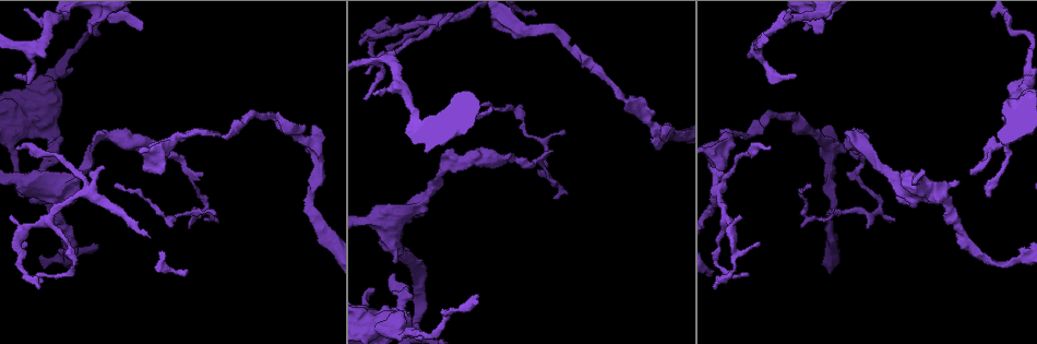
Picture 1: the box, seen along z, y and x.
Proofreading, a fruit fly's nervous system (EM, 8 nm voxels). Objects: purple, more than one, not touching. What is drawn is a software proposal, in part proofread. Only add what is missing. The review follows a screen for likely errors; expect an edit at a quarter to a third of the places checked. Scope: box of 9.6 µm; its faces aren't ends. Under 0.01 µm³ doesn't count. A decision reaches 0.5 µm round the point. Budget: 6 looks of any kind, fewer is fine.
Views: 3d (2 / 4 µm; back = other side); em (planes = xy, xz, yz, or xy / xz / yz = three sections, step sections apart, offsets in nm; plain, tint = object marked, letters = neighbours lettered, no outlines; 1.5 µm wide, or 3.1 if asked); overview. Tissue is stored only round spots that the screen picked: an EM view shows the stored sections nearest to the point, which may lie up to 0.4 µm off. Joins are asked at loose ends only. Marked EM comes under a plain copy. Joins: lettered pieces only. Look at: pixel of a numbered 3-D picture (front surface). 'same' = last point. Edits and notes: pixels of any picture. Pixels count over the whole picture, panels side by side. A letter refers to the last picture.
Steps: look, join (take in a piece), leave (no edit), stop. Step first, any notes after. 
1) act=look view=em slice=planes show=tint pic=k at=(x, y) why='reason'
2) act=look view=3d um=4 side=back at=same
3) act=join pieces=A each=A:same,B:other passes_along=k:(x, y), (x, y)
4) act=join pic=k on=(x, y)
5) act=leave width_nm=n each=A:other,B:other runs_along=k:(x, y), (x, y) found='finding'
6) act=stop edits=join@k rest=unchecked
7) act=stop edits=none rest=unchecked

act=look view=em slice=planes show=tint pic=1 at=(90, 33) why='free end'

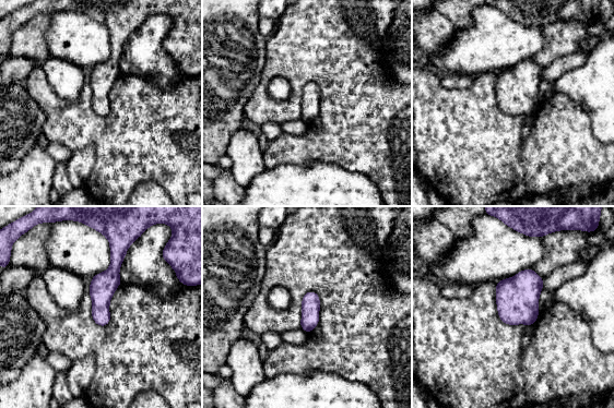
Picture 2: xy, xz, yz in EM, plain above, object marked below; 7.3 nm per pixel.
act=look view=em slice=planes show=letters at=same why='what lies round it'

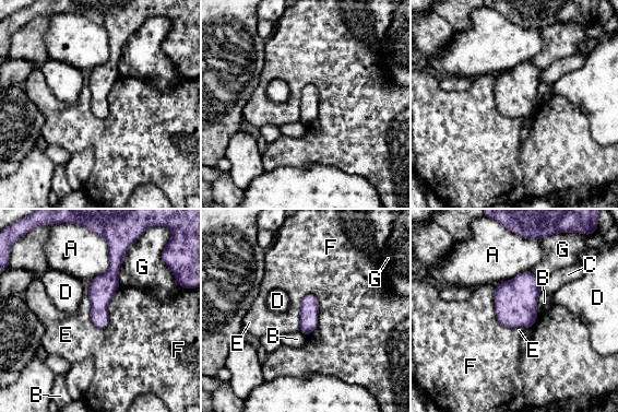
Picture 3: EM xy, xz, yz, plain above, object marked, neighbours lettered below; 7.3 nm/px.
act=leave each=A:other,B:other,C:other,D:other,E:other,F:other,G:other found='no lettered piece goes on from it'

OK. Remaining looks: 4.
act=look view=em slice=planes show=letters pic=1 at=(796, 77) why='tapers out'

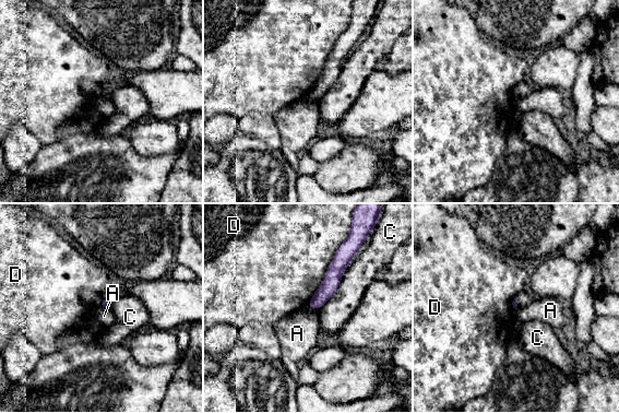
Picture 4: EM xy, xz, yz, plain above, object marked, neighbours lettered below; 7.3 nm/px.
act=leave each=A:other,C:other,D:other found='none of them fits'

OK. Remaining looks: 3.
act=look view=em slice=xy step=8 show=tint pic=1 at=(771, 149) why='end of a long branch'

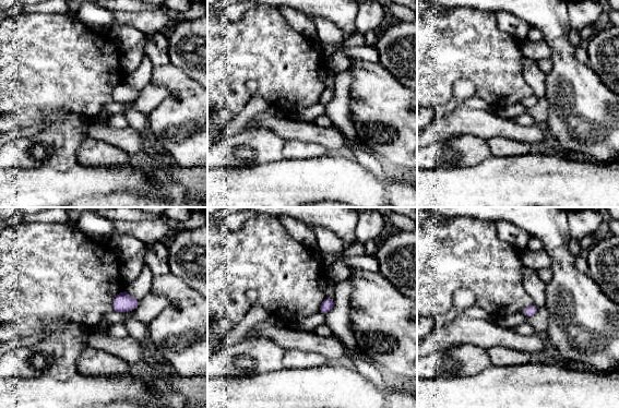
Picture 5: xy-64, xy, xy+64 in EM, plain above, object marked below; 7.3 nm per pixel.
act=look view=em slice=planes show=letters at=same

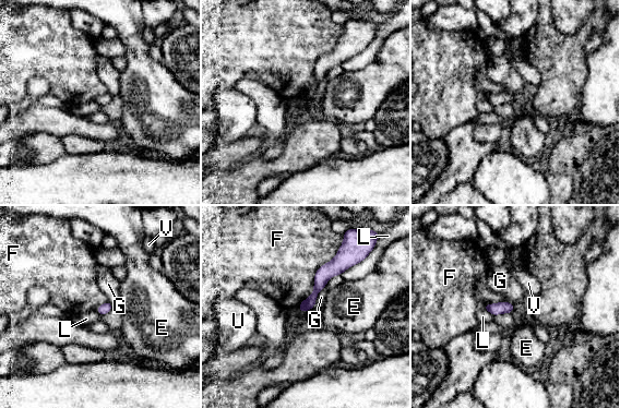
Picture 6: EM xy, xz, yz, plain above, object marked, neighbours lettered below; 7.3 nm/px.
act=leave width_nm=80 longest_contact=F:600nm each=E:other,F:other,G:other,L:other,U:other,V:other found='no lettered piece goes on from it'

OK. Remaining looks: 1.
act=stop edits=none rest=unchecked

